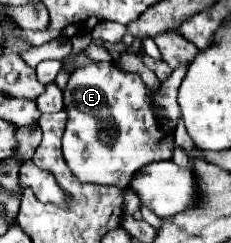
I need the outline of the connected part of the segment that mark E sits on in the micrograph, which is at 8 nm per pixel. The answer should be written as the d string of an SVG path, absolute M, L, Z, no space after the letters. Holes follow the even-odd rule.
M93 63L83 69L75 69L71 73L71 79L63 93L65 111L69 115L67 129L63 135L63 157L69 165L69 169L73 171L73 175L83 183L127 187L129 181L133 179L133 173L137 173L141 167L145 167L153 161L171 159L171 151L175 147L173 129L181 115L181 109L177 105L177 91L185 77L185 71L187 71L187 67L179 65L171 73L171 77L161 83L159 93L155 97L151 97L137 73L127 73L127 71L119 69L115 63ZM157 109L165 111L167 121L157 119Z

